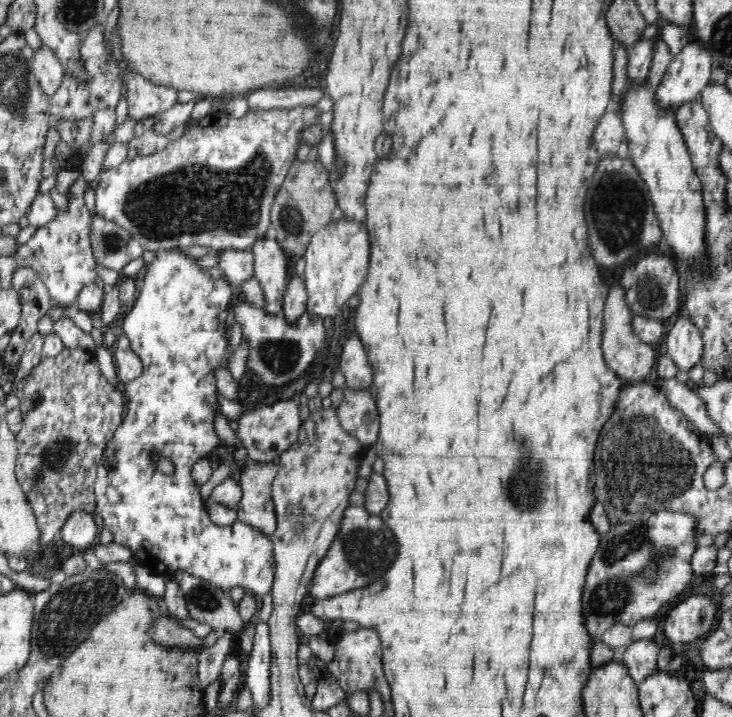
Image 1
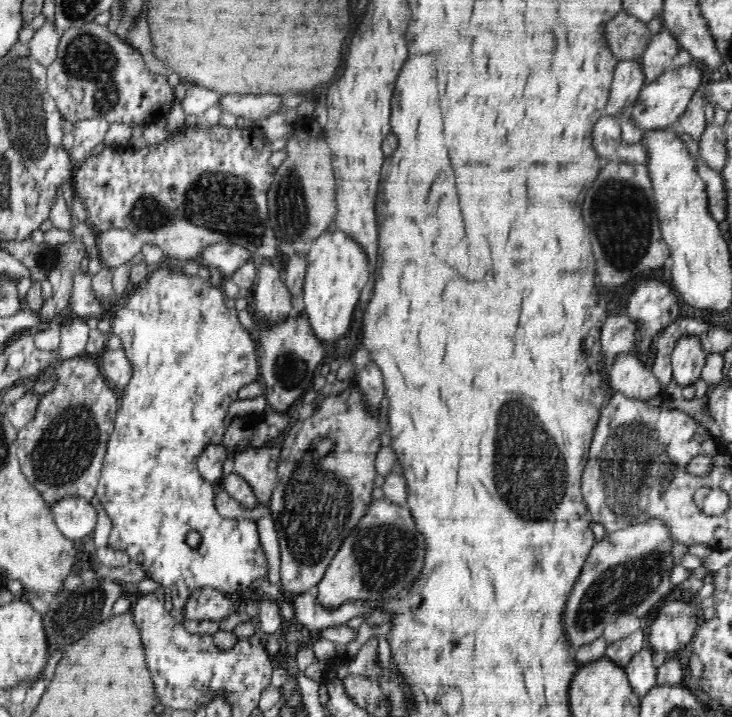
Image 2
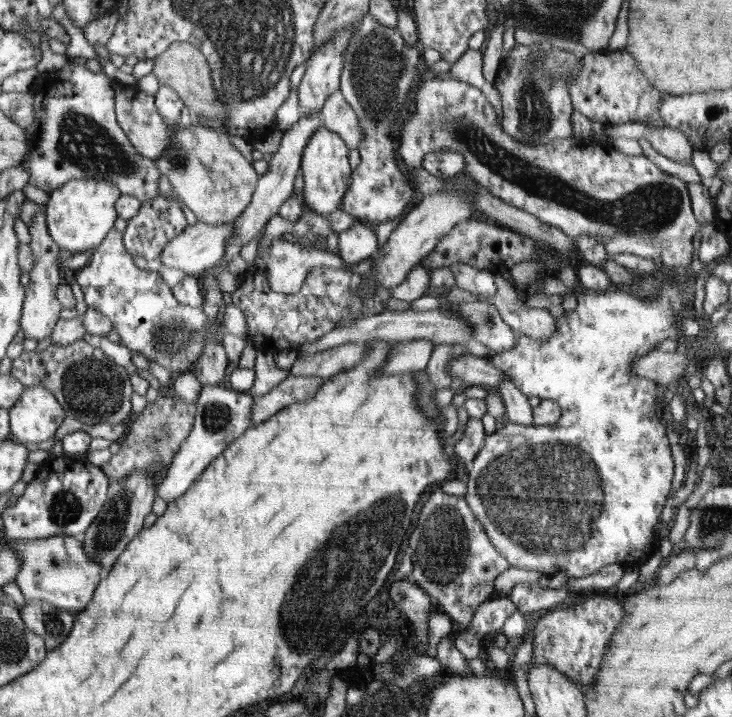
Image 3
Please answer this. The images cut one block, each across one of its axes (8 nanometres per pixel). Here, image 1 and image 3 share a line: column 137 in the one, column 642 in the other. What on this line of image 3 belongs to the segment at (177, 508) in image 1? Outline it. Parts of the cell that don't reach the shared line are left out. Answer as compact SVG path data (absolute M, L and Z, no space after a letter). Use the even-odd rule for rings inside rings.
M665 277L660 282L660 291L655 296L638 295L638 290L620 290L615 286L608 288L604 293L597 293L596 290L582 288L577 295L575 310L566 311L562 317L556 317L556 330L552 334L553 338L548 341L534 340L527 338L527 335L520 334L517 338L519 343L513 350L504 353L493 353L490 356L491 364L504 371L511 378L516 388L522 391L527 397L539 396L559 404L562 408L562 417L557 424L548 426L540 425L501 425L491 437L487 438L478 456L472 461L469 469L468 492L464 498L468 501L468 506L475 513L483 526L486 527L488 537L494 543L496 550L504 555L510 565L526 570L536 570L538 572L553 575L564 572L569 578L582 578L589 574L599 572L607 564L620 563L624 568L630 566L641 566L648 556L656 552L658 540L654 536L654 526L660 520L660 514L664 510L670 486L672 486L672 476L674 476L674 460L672 452L668 446L668 436L664 424L658 420L658 396L656 396L656 384L651 379L636 376L631 370L631 362L636 358L642 358L645 354L656 350L656 344L664 339L677 340L678 328L676 328L676 318L678 312L690 310L694 302L696 284L694 280L685 282L675 282L672 277Z

